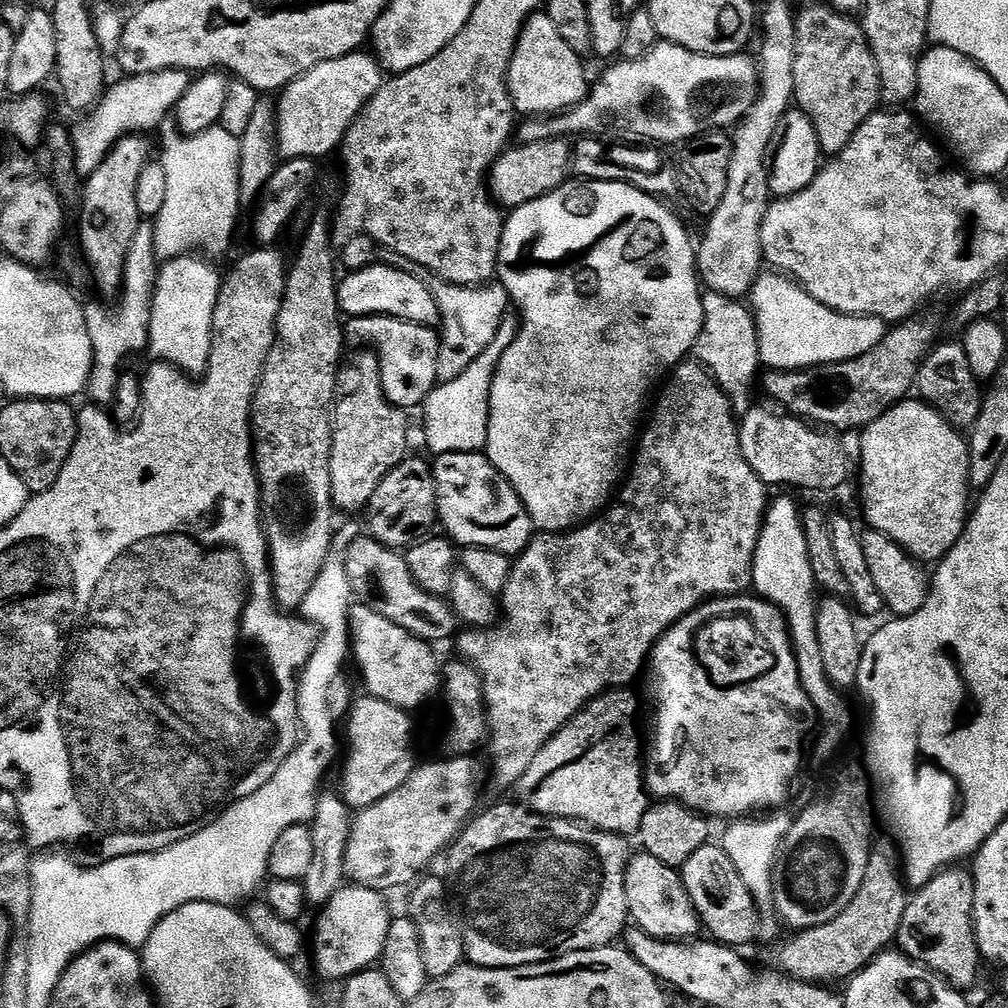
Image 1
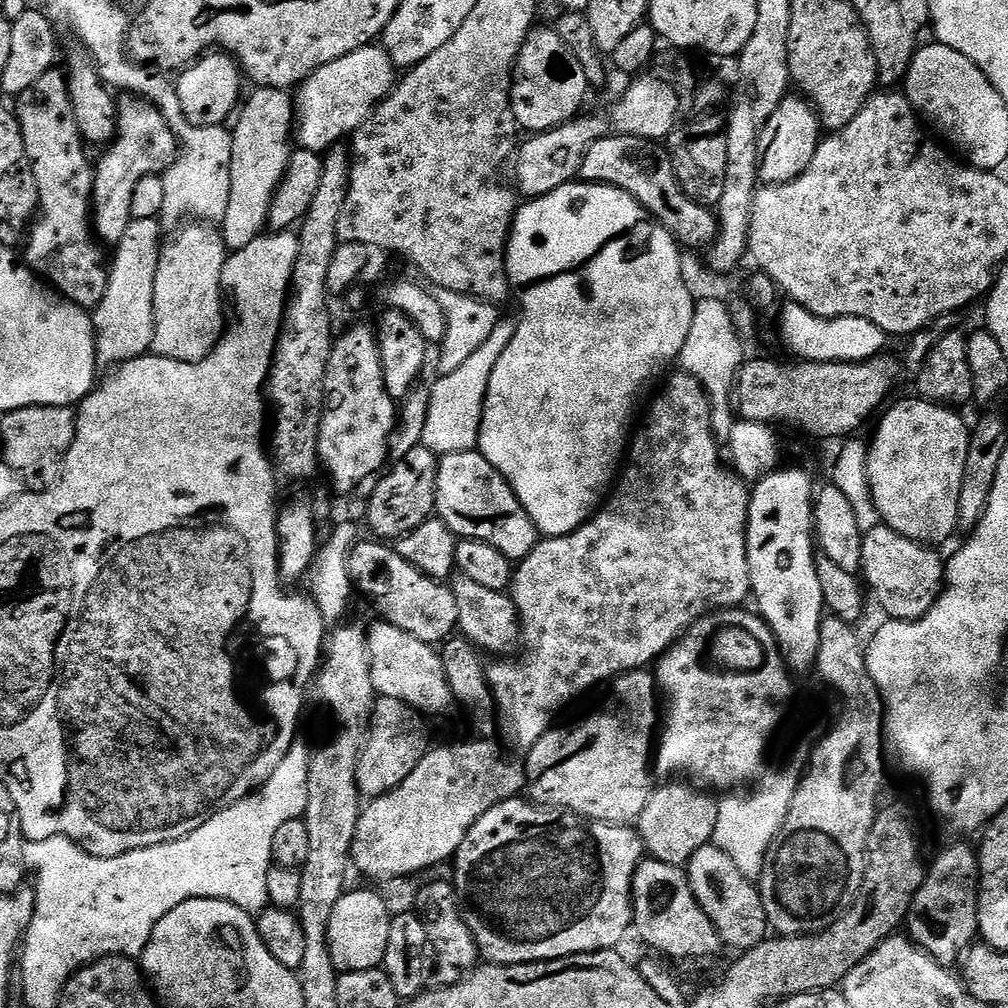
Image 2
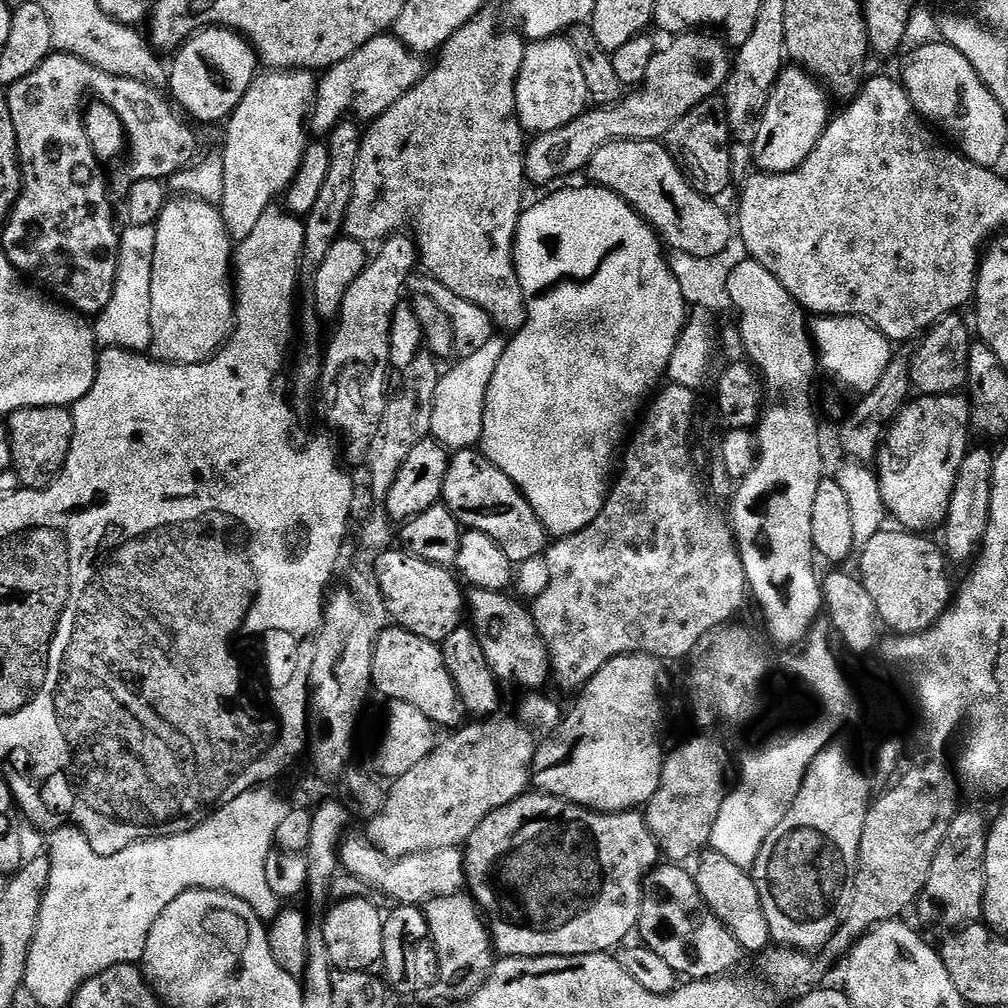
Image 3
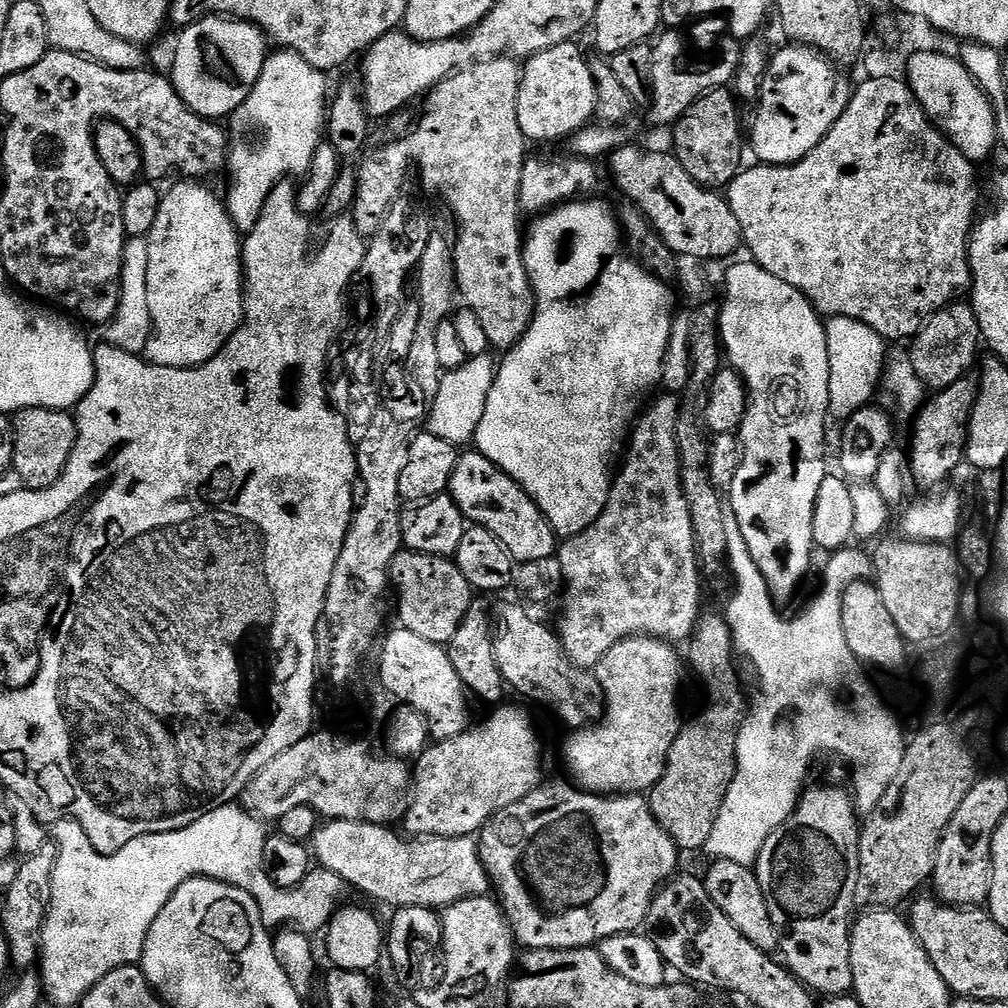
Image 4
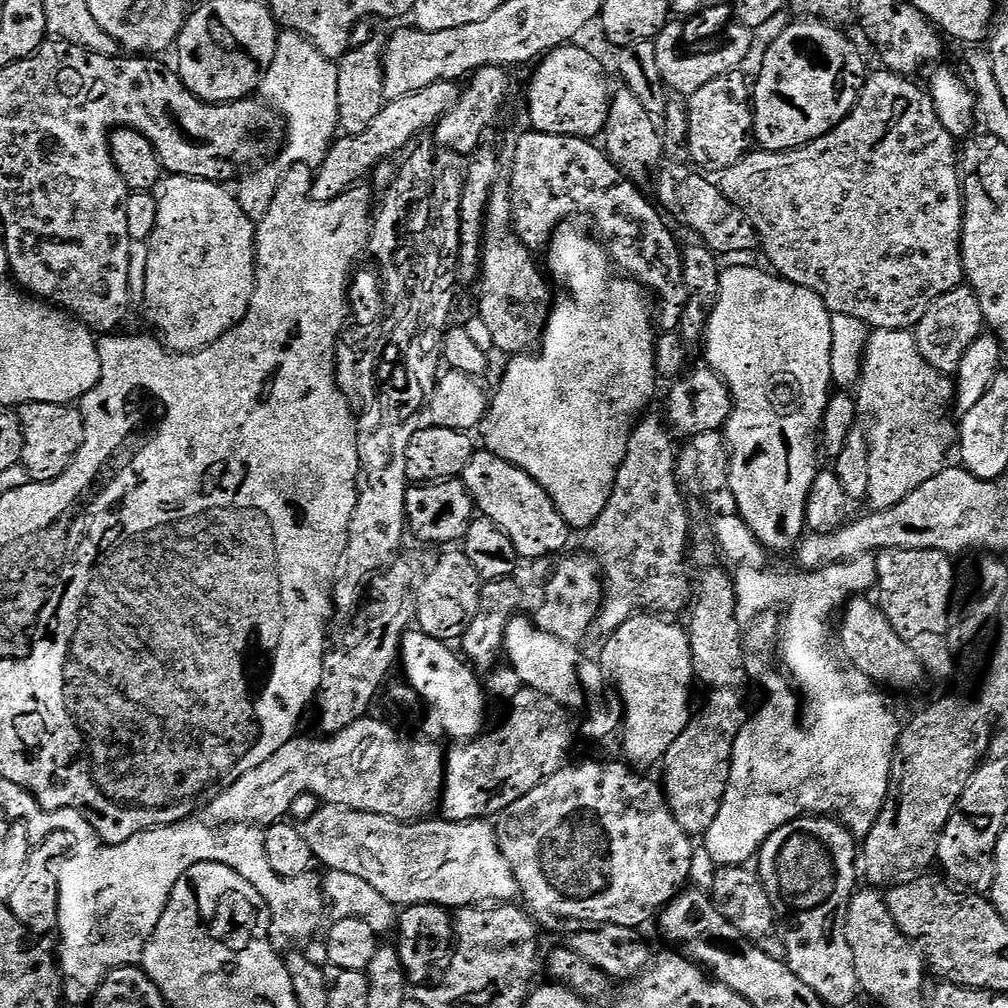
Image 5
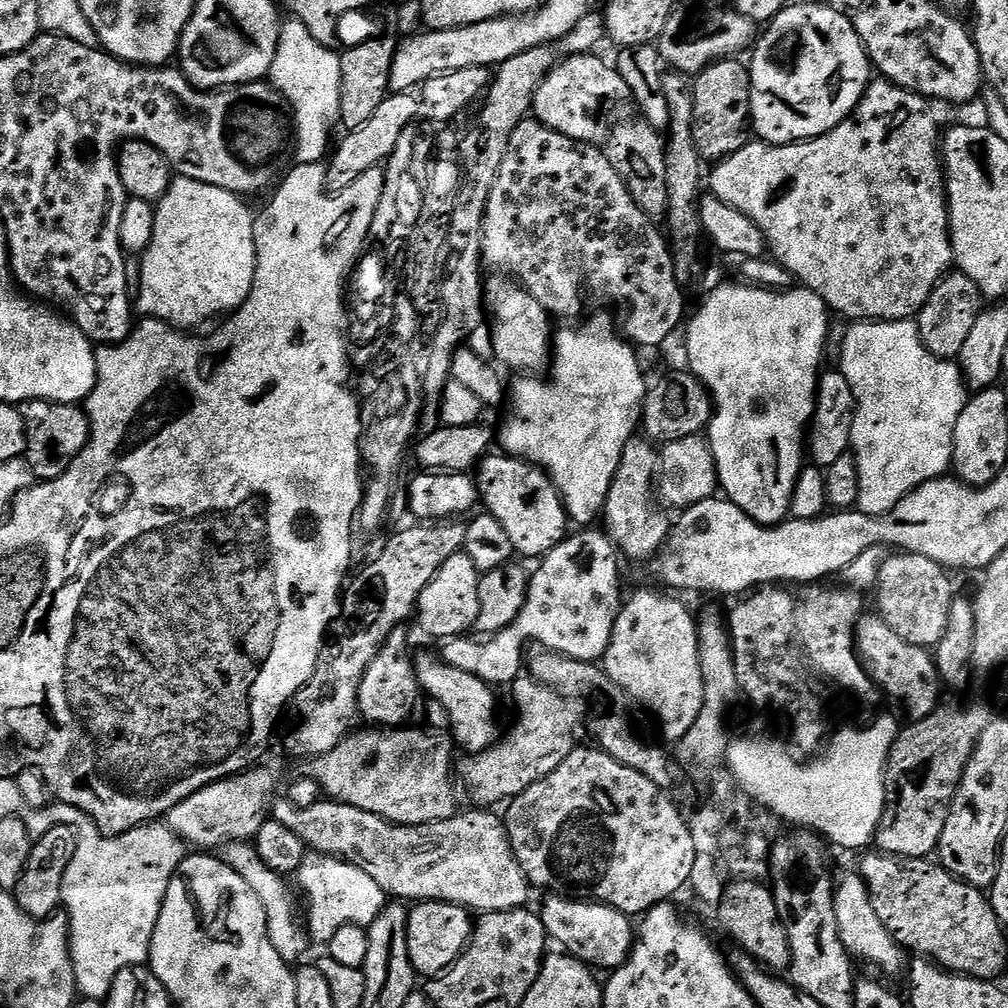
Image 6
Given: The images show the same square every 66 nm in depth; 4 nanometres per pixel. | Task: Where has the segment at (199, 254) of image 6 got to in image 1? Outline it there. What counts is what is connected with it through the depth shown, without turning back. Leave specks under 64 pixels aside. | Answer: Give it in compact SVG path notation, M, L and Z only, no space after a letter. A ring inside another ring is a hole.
M196 254L179 256L167 261L156 277L147 351L153 352L157 361L173 364L185 374L206 371L212 353L214 306L218 302L222 283L221 273L216 273L212 264L215 263Z

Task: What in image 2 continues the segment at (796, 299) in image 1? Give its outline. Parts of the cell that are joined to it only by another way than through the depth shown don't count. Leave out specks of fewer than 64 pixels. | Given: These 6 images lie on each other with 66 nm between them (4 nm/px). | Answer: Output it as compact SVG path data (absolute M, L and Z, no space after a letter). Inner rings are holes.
M788 302L785 305L784 313L780 316L780 336L784 339L785 346L794 355L800 356L796 358L801 361L817 360L825 364L837 360L855 364L862 360L870 360L885 351L885 332L866 318L839 316L836 320L828 320L825 316L815 316L801 304Z

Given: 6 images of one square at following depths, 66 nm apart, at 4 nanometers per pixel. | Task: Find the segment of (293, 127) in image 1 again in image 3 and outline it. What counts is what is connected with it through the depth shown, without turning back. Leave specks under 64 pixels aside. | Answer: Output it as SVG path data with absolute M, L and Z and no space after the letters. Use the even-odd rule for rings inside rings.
M395 35L376 36L362 46L350 58L338 62L319 77L316 98L310 113L310 128L317 137L327 137L345 119L347 112L353 112L360 122L377 120L398 98L410 91L424 77L426 64L421 57L410 51Z

